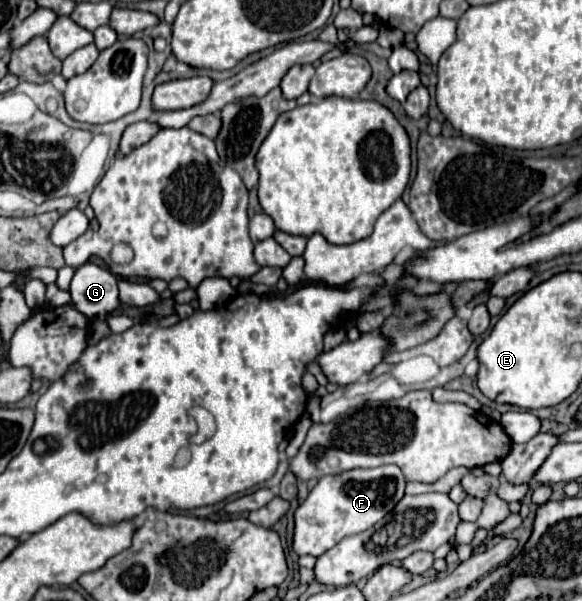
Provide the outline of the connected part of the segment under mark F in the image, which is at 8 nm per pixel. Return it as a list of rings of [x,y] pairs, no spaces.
[[[395,465],[373,469],[351,469],[339,475],[325,475],[311,489],[307,499],[295,511],[293,551],[297,555],[319,557],[341,539],[363,533],[381,521],[405,495],[405,475]]]

